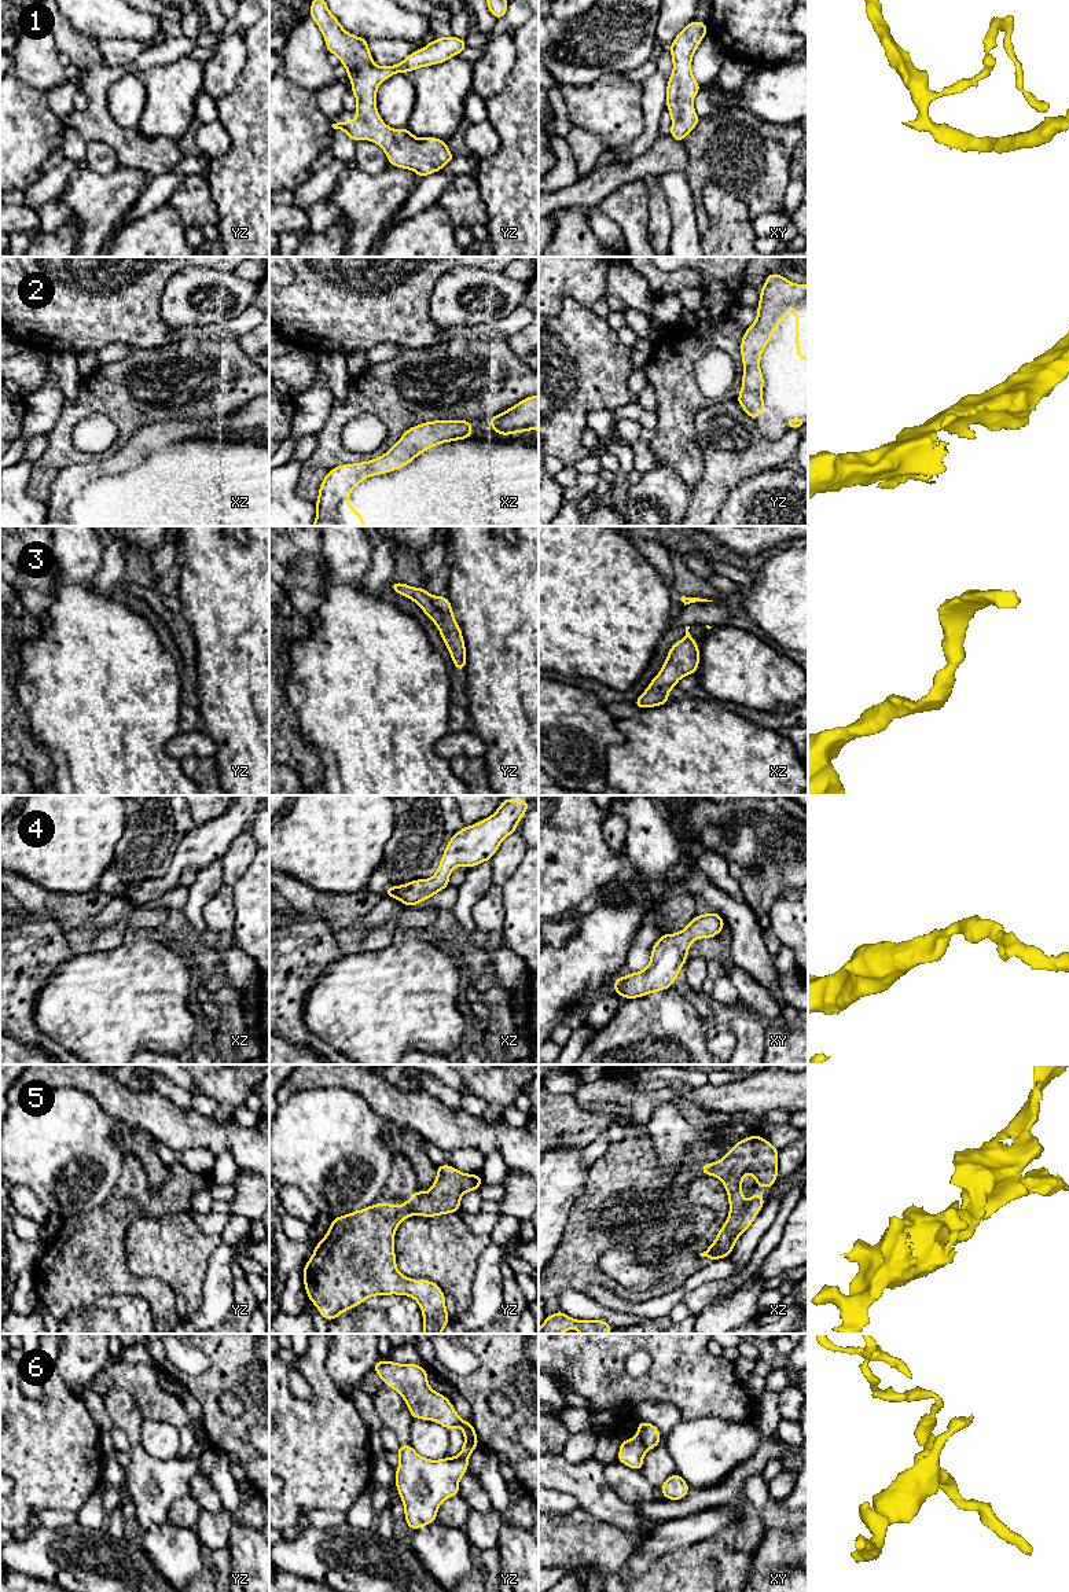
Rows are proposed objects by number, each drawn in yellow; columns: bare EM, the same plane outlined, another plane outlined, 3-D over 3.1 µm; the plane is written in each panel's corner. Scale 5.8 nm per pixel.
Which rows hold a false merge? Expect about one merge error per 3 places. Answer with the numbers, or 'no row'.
6

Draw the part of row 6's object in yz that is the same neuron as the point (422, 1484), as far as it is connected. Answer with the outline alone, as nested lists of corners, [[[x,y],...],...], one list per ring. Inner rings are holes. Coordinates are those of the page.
[[[464,1442],[458,1456],[430,1460],[419,1456],[411,1444],[400,1445],[396,1451],[400,1459],[394,1471],[396,1489],[411,1530],[436,1522],[441,1503],[459,1494],[459,1479],[466,1474],[469,1457],[477,1446],[475,1442]]]

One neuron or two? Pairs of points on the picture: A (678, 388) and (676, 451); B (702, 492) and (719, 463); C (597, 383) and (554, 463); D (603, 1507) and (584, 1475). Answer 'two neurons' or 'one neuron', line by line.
A: one neuron
B: one neuron
C: two neurons
D: one neuron

